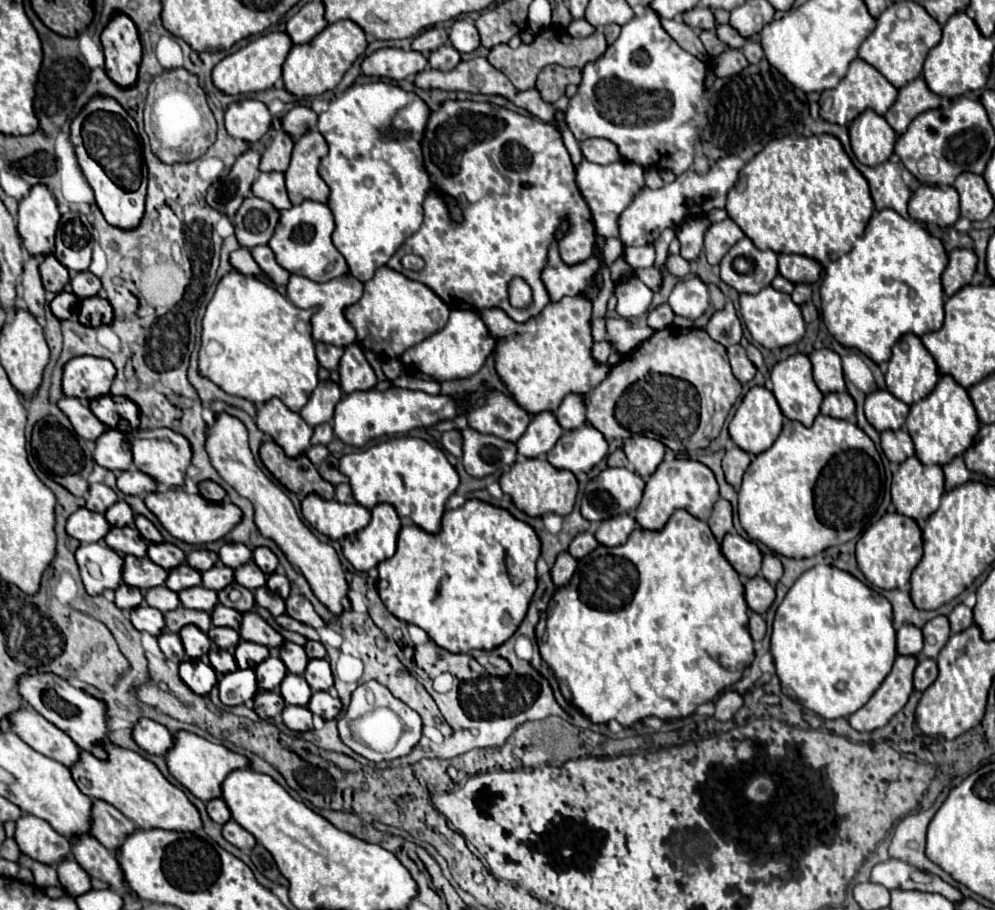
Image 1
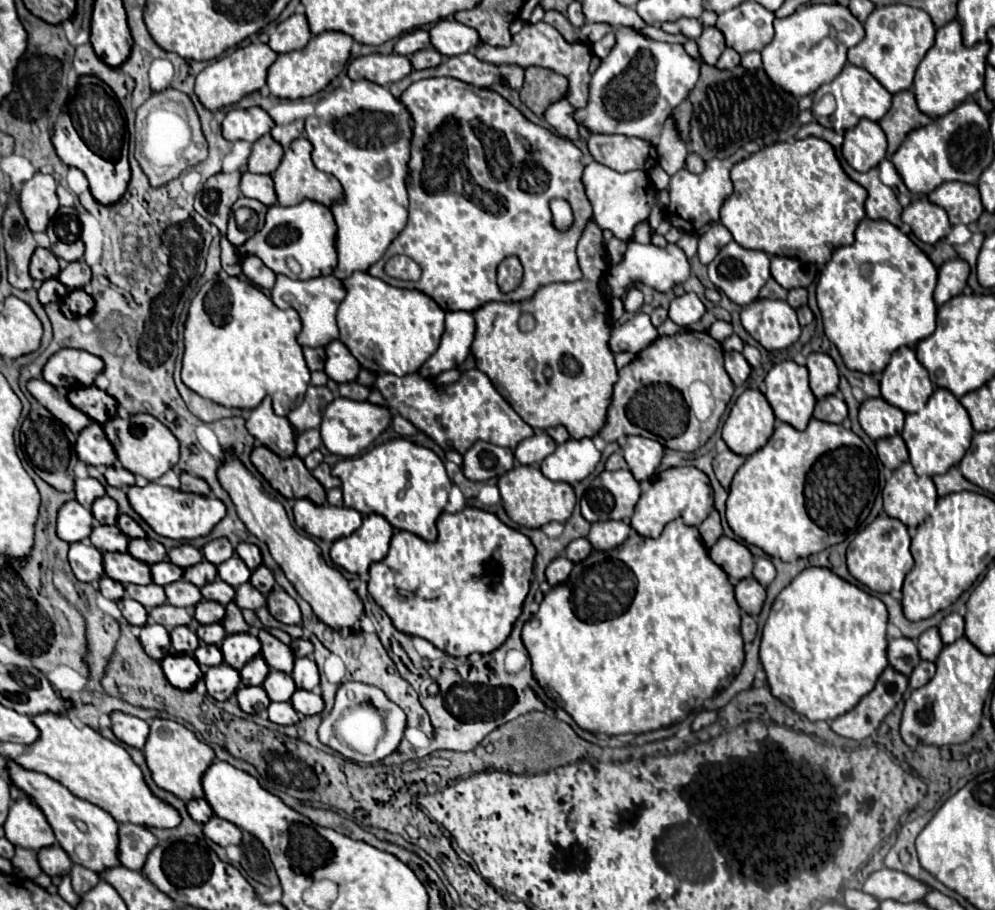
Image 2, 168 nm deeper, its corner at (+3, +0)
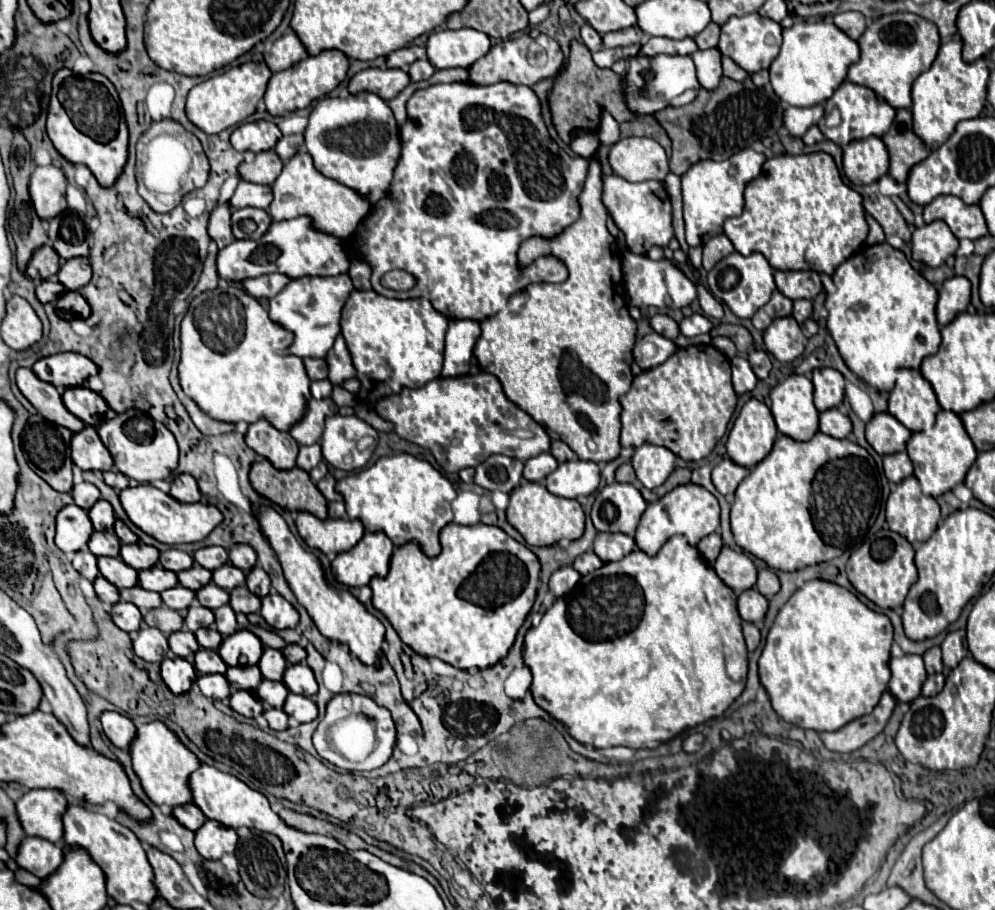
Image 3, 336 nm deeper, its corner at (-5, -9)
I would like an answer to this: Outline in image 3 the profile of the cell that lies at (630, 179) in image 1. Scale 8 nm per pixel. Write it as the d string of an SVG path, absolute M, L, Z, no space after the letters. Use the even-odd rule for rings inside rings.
M604 175L604 205L612 213L618 229L624 233L628 249L636 255L646 255L652 245L666 249L674 237L670 197L662 181L630 183L618 175Z

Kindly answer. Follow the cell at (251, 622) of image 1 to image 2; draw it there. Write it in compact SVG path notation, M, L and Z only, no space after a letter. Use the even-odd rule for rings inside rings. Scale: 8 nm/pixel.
M236 602L226 604L226 616L222 620L222 626L226 630L226 634L242 634L242 632L250 632L250 626L244 622L242 610L236 606Z

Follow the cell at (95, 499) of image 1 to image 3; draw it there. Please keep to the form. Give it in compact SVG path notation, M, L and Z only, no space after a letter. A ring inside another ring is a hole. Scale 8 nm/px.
M82 481L82 483L72 487L72 497L74 497L74 503L78 507L88 511L92 507L92 503L96 503L96 499L100 499L100 491L92 483Z

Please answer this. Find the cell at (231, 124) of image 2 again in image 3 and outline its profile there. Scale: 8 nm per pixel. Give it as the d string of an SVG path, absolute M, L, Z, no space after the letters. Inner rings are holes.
M254 121L254 123L244 123L236 127L230 135L230 143L236 151L268 151L276 145L276 141L282 137L280 129L270 123L270 121Z

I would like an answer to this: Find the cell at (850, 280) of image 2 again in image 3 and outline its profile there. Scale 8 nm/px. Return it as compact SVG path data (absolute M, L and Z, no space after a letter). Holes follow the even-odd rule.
M880 243L844 261L832 275L836 291L826 297L828 333L844 363L878 391L890 391L896 369L918 369L922 359L940 347L936 323L938 291L904 257L902 251Z

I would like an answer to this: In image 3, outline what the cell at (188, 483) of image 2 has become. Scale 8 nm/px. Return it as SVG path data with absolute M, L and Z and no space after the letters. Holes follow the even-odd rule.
M182 473L182 475L176 475L170 483L170 495L182 503L196 503L202 499L200 495L200 489L196 485L196 479L188 473Z

